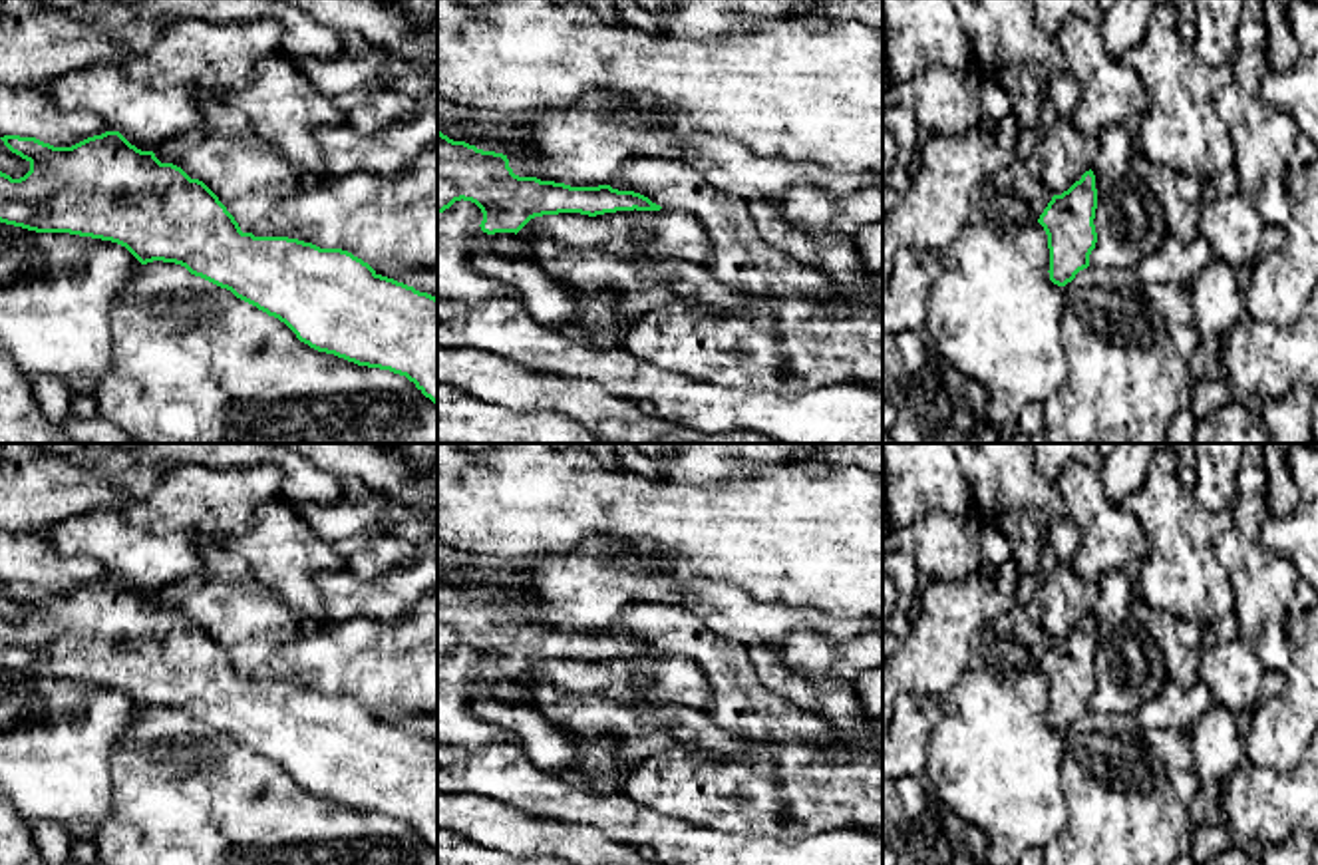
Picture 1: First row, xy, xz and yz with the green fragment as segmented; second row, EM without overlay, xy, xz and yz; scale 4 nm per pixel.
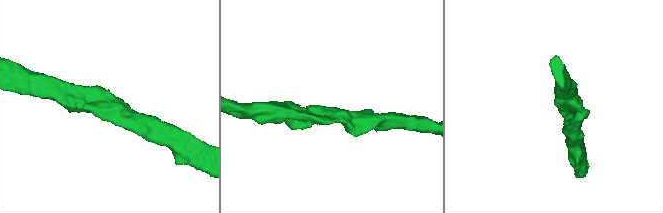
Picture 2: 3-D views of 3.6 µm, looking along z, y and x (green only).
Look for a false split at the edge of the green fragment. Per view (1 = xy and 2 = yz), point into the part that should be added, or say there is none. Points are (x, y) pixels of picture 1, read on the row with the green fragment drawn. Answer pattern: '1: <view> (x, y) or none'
1: none
2: none

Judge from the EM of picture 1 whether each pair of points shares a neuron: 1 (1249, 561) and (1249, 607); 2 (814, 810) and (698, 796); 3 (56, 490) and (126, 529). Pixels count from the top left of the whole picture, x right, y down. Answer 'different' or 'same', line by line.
1: same
2: same
3: different

